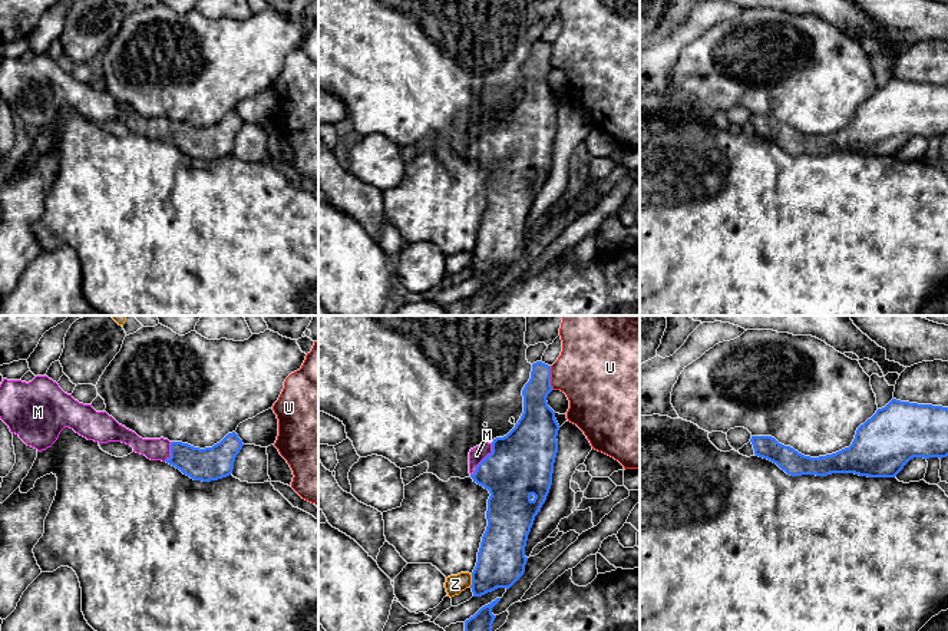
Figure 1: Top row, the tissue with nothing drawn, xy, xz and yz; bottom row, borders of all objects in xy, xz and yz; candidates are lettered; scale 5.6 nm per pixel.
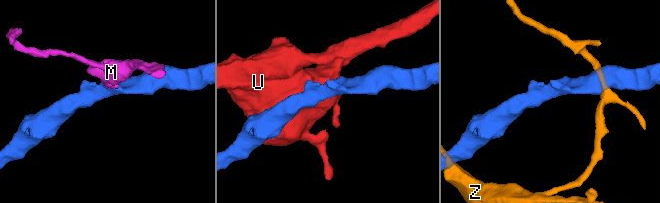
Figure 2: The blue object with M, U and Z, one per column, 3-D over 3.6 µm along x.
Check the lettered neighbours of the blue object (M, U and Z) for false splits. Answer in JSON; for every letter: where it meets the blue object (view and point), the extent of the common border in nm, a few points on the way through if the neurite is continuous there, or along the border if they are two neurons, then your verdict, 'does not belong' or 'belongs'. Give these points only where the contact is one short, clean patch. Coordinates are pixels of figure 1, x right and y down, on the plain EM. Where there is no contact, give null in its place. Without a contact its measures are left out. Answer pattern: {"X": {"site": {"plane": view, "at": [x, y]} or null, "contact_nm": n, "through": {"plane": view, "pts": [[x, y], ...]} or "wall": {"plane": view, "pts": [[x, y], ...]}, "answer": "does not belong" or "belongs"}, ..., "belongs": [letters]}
{"M": {"site": {"plane": "xz", "at": [484, 138]}, "contact_nm": 220, "through": {"plane": "xz", "pts": [[521, 142], [489, 142], [484, 138], [476, 134]]}, "answer": "belongs"}, "U": {"site": {"plane": "xz", "at": [550, 56]}, "contact_nm": 140, "answer": "does not belong"}, "Z": {"site": {"plane": "xz", "at": [472, 260]}, "contact_nm": 80, "answer": "does not belong"}, "belongs": ["M"]}

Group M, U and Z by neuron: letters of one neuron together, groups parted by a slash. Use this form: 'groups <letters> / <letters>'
groups M / U / Z

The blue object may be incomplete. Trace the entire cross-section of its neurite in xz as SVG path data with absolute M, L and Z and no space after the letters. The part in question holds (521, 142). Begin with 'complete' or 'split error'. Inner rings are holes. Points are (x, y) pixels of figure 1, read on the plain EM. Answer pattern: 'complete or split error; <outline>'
split error; M542 40L534 42L531 57L522 69L523 92L515 106L506 115L496 116L492 122L483 120L469 131L470 156L490 172L486 189L488 205L472 251L473 275L482 275L498 267L509 268L525 251L528 214L549 172L558 132L559 103L546 80L552 69L551 44Z

